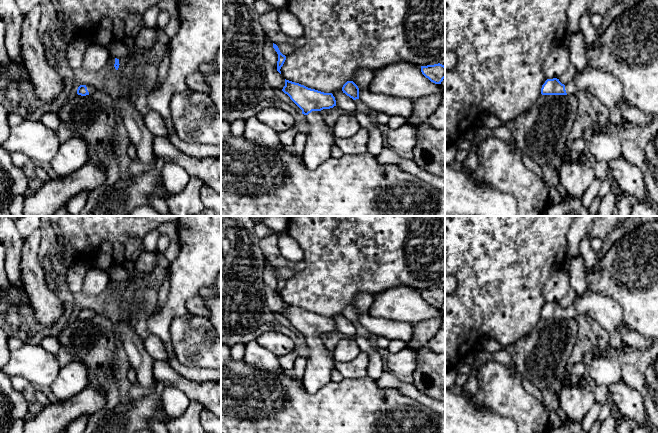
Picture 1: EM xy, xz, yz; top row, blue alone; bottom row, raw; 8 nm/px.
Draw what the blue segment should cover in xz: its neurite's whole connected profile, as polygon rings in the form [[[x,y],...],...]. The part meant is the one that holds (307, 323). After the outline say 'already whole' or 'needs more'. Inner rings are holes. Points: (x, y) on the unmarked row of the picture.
[[[286,303],[282,315],[302,334],[309,348],[302,382],[305,390],[314,394],[329,384],[331,372],[335,368],[330,350],[319,337],[336,330],[335,321],[332,317],[324,317]]] | needs more

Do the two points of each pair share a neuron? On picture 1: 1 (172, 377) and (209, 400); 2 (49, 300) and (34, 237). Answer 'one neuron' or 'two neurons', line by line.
1: one neuron
2: one neuron

